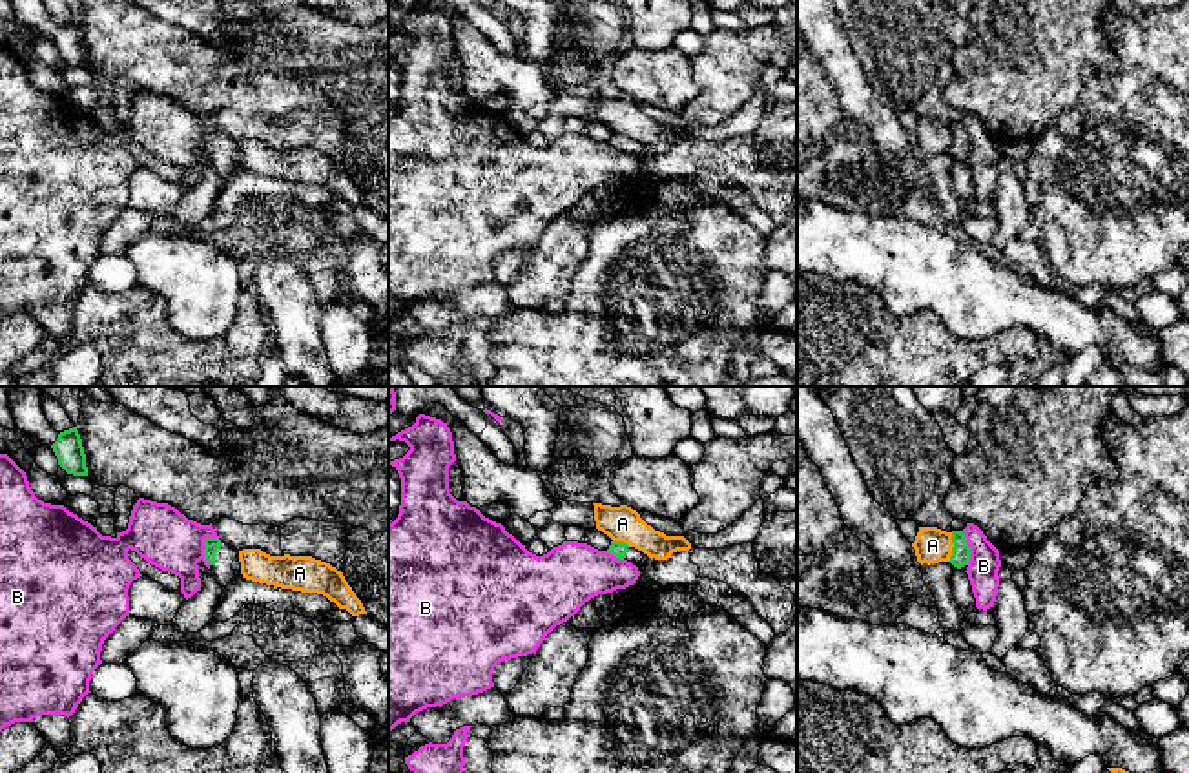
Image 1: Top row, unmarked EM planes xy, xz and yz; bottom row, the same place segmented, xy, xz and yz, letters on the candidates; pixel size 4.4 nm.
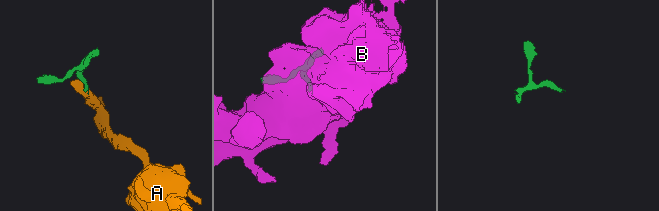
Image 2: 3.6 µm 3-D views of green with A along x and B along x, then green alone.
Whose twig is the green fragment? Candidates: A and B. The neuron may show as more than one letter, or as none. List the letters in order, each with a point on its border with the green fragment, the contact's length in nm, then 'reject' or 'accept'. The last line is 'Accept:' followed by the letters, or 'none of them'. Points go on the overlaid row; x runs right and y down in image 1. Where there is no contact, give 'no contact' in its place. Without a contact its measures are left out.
A: contact yz (952, 547); length 130 nm; reject
B: contact xy (205, 546); length 130 nm; reject
Accept: none of them

